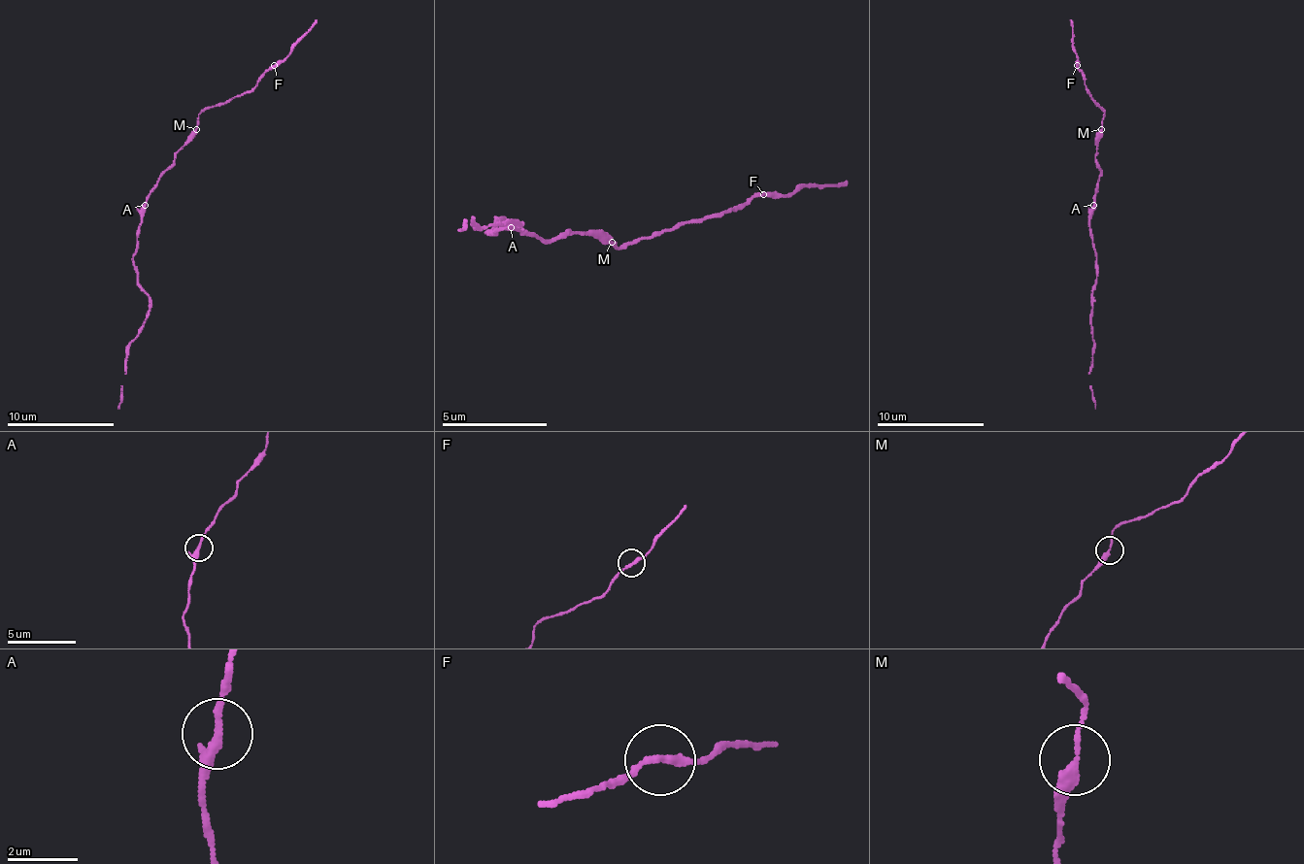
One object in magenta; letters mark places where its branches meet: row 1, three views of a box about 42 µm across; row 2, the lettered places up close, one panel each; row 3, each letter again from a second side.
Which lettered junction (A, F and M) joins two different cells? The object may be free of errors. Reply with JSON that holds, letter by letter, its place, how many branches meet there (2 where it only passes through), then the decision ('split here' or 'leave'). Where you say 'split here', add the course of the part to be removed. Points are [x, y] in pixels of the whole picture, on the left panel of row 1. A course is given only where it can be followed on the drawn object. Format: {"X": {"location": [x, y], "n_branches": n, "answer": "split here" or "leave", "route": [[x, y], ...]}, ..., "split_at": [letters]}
{"A": {"location": [145, 205], "n_branches": 2, "answer": "leave"}, "F": {"location": [274, 65], "n_branches": 2, "answer": "leave"}, "M": {"location": [196, 129], "n_branches": 2, "answer": "leave"}, "split_at": []}

